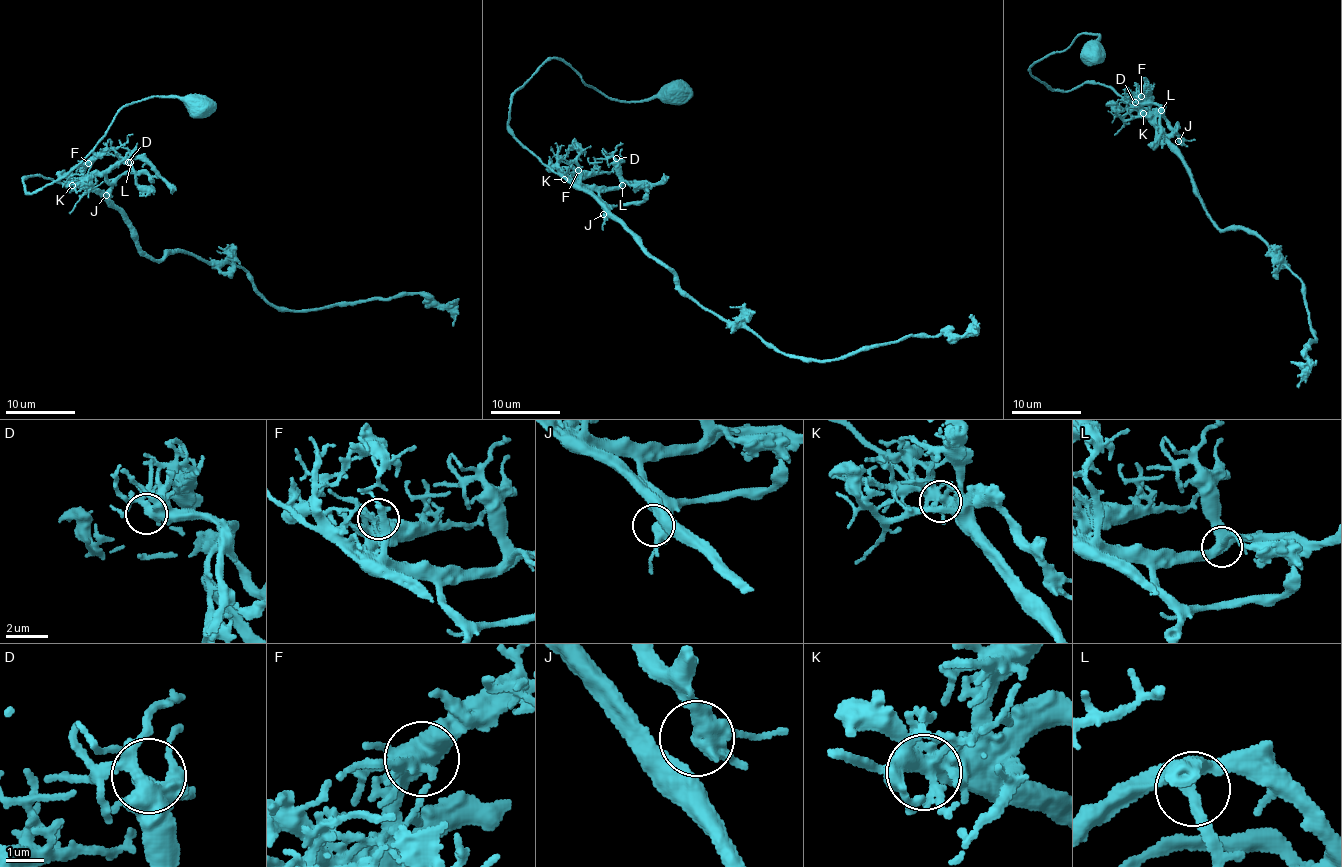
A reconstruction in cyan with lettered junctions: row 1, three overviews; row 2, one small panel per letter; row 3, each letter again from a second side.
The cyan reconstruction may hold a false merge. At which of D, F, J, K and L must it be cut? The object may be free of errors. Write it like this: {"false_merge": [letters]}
{"false_merge": []}

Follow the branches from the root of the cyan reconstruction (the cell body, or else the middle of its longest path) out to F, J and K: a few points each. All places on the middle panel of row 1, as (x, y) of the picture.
F: (630, 231), (615, 220), (576, 182), (578, 170)
J: (630, 231), (609, 213), (603, 214)
K: (630, 231), (621, 225), (594, 196), (565, 179)

